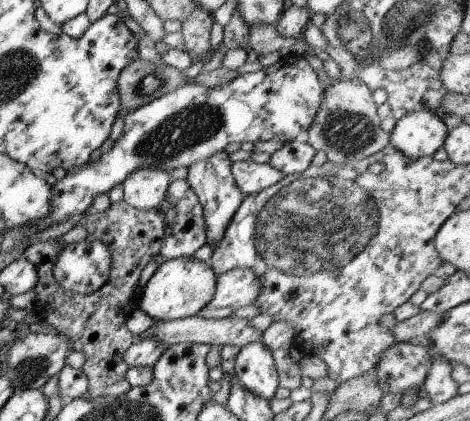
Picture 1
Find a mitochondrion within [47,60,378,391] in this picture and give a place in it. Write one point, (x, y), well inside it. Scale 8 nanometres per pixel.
(191, 126)

